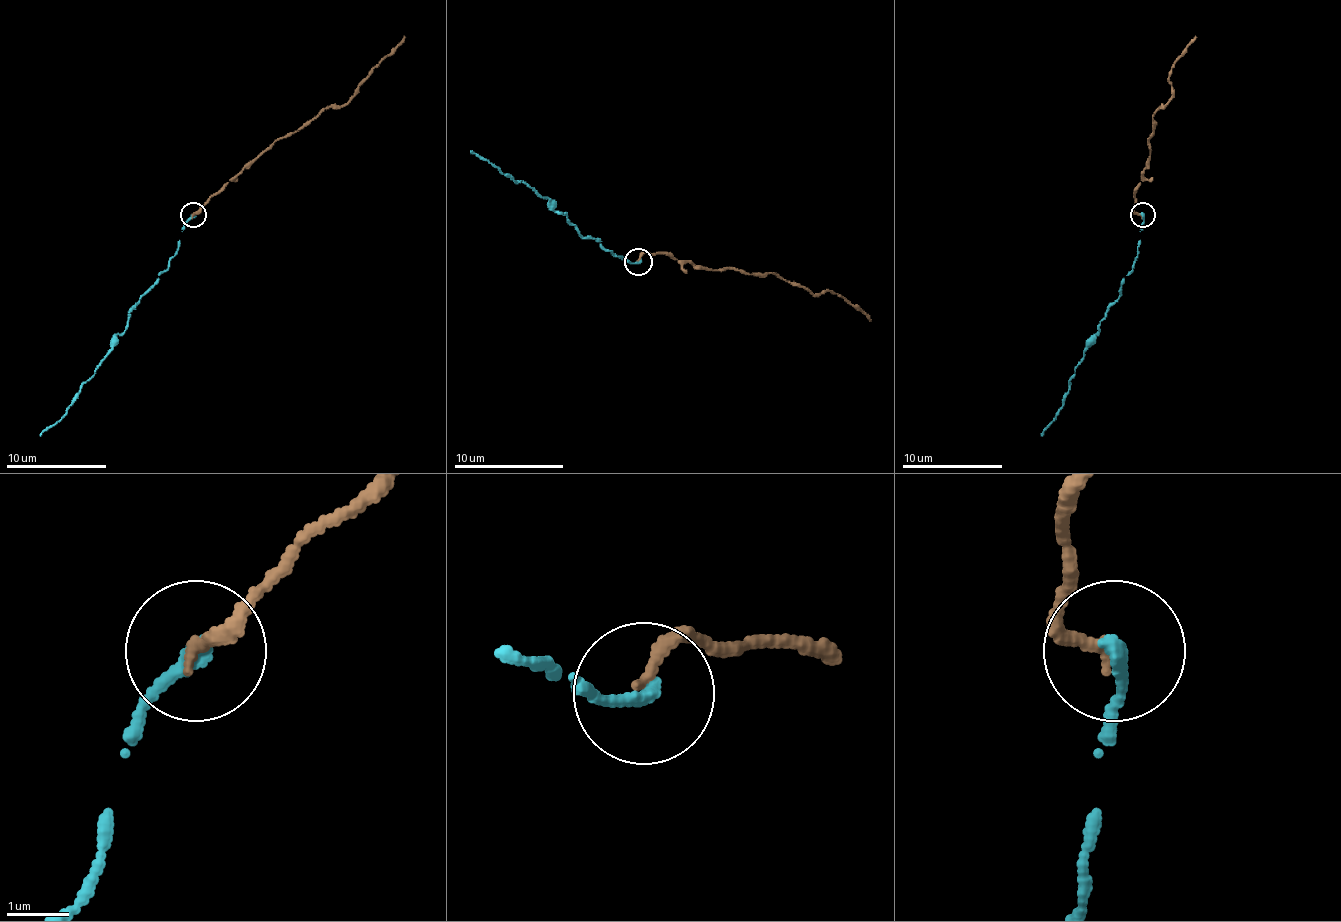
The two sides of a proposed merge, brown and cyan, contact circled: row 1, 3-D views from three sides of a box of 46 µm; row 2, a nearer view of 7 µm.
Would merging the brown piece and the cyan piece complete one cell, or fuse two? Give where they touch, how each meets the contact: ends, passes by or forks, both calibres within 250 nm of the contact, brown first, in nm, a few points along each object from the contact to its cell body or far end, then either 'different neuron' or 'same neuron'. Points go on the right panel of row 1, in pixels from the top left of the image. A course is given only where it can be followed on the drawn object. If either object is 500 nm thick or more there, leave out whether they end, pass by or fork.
place (1142, 215); brown ends; cyan ends; calibres 200 and 240 nm; course brown (1140, 215), (1133, 205), (1150, 155), (1153, 115), (1171, 100), (1168, 72), (1196, 35); course cyan (1143, 215), (1138, 258), (1123, 278), (1120, 296), (1105, 311), (1100, 328), (1075, 368), (1065, 399), (1040, 436); same neuron

